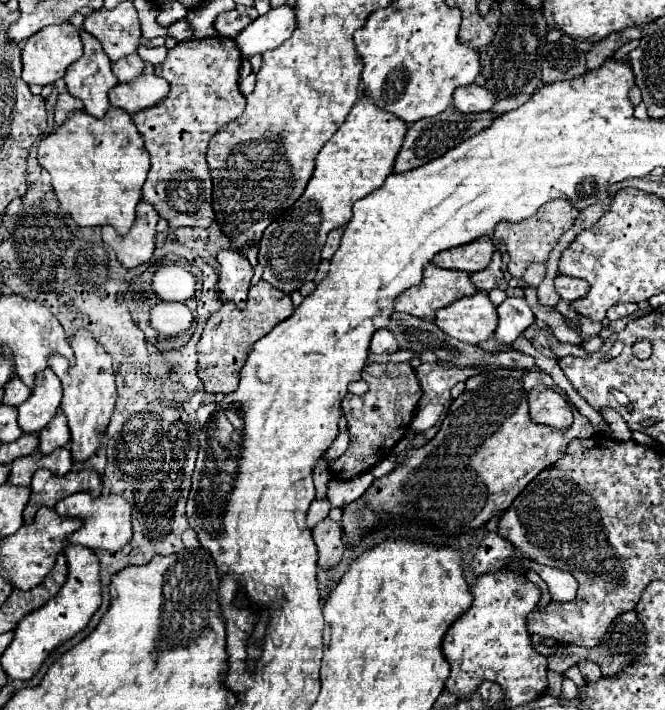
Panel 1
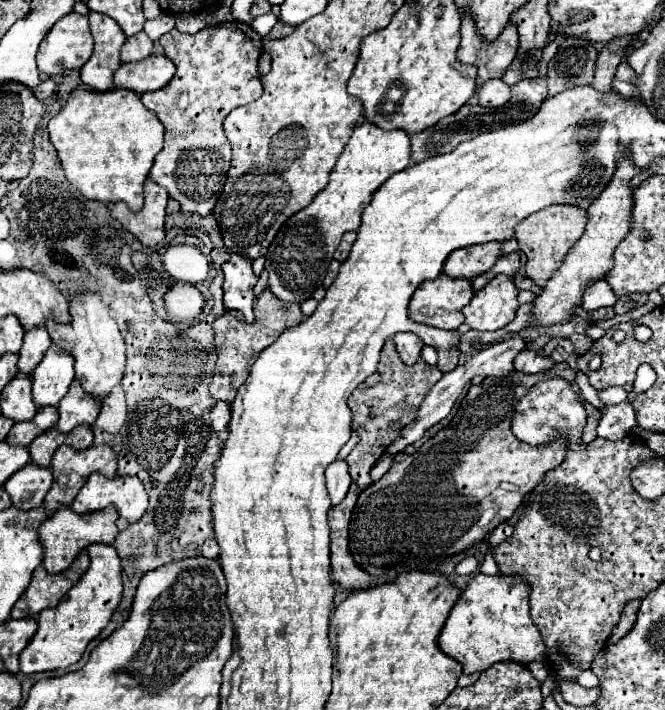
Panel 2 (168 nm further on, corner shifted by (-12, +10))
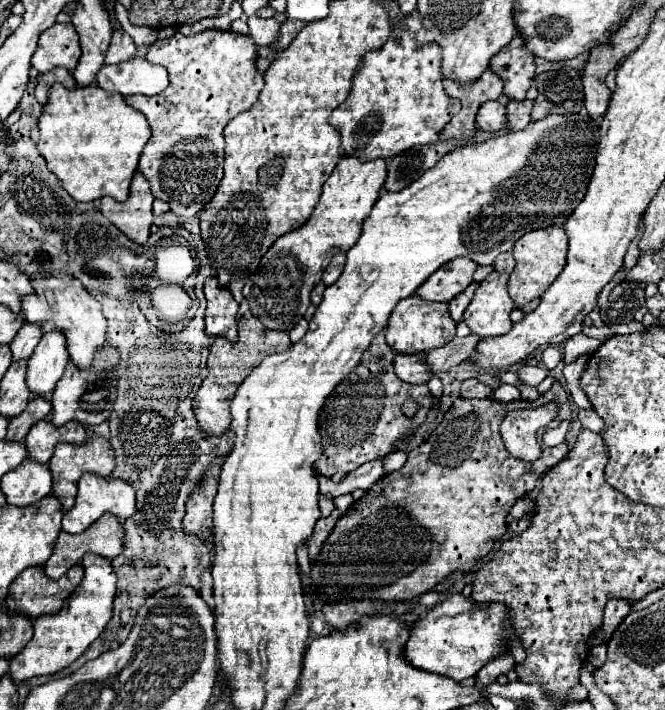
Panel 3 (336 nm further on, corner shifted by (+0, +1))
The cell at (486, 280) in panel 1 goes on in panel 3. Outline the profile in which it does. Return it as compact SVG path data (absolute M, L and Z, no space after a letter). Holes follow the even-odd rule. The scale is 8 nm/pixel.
M472 283L466 291L462 291L460 295L456 295L456 297L450 301L450 315L452 315L454 321L460 321L460 319L462 319L462 313L464 313L464 309L468 307L468 303L472 301L472 297L474 297L474 293L476 293L478 287L480 287L480 283Z

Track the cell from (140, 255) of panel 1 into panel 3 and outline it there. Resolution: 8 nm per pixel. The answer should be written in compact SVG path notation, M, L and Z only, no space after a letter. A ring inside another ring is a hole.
M136 173L130 185L130 197L124 203L116 203L110 197L100 201L100 213L114 223L128 239L138 245L146 245L152 225L152 193L144 175Z

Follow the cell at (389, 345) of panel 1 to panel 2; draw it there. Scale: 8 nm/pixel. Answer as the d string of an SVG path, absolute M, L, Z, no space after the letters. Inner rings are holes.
M400 332L394 336L394 342L396 342L396 350L404 364L416 364L422 358L424 342L416 334Z

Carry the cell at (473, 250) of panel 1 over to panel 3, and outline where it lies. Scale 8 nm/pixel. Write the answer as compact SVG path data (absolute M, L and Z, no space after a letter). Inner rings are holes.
M452 259L444 267L440 267L436 275L430 275L424 285L420 285L420 291L416 291L416 295L428 301L448 303L472 283L476 267L478 263L474 263L472 259Z

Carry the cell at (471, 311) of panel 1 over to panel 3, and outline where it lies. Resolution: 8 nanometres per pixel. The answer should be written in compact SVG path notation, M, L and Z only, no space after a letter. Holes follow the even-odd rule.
M490 273L484 279L464 311L462 321L470 327L470 331L478 337L496 337L510 331L510 311L514 303L508 295L508 275L506 273Z

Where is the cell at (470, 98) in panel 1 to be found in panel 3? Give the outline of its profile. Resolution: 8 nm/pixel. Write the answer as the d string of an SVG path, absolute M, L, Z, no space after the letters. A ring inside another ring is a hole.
M486 101L480 105L476 125L484 131L498 131L506 123L506 107L500 101Z

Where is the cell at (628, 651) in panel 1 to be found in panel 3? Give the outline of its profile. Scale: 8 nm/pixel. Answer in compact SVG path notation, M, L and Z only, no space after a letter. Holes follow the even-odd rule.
M616 599L616 601L606 603L606 607L604 607L604 625L602 625L602 631L604 631L604 635L606 635L606 641L604 641L604 643L608 643L608 639L612 637L612 633L616 631L616 627L622 623L622 619L624 619L628 613L630 613L628 601Z

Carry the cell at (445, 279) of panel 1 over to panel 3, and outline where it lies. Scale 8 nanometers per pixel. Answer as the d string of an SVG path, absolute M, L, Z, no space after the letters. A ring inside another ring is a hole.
M418 295L406 297L396 305L396 311L392 311L386 329L386 341L394 351L400 353L424 353L432 347L442 347L448 341L452 341L454 335L456 335L456 321L450 317L448 303L426 301Z

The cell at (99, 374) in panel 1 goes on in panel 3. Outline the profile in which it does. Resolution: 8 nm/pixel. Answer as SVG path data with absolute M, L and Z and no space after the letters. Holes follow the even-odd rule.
M44 271L40 275L32 275L34 295L28 295L22 303L22 313L28 323L34 323L42 329L42 333L62 331L66 339L66 349L70 355L70 363L80 371L88 371L96 353L106 343L106 319L102 317L100 303L84 289L84 285L70 275L52 275L48 277Z

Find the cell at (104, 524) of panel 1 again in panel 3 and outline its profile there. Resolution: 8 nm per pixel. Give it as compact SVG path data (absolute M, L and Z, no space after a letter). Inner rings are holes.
M82 475L78 481L78 493L76 493L76 503L70 511L64 513L62 517L62 529L66 533L80 533L84 531L88 525L92 525L96 519L100 519L100 515L104 513L112 513L118 519L128 519L134 513L134 491L128 483L124 483L122 479L104 479L100 475Z

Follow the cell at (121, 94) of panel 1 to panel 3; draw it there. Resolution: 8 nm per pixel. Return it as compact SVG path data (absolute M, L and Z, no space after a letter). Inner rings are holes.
M134 57L128 63L106 65L96 75L98 87L110 93L156 95L168 87L168 71L146 59Z

